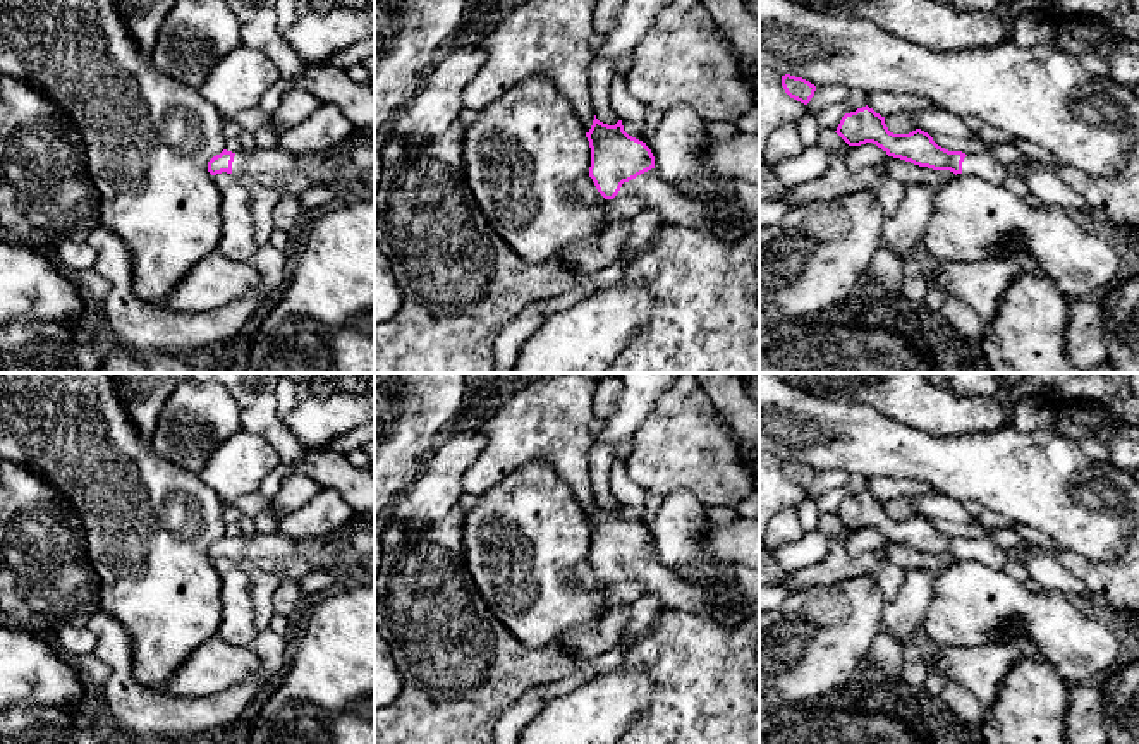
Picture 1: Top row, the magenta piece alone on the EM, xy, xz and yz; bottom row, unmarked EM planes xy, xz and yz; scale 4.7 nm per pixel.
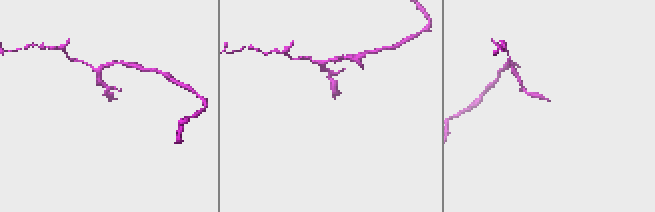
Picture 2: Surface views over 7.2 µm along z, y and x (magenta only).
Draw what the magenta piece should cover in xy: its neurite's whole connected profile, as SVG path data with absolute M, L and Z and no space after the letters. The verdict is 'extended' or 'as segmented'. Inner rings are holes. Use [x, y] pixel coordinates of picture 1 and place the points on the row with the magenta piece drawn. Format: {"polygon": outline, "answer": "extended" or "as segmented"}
{"polygon": "M278 146L270 149L241 149L239 153L223 149L208 162L208 172L211 175L227 172L249 179L256 179L261 174L283 179L289 174L311 172L314 168L318 168L316 160L294 156L287 151L282 151Z", "answer": "extended"}

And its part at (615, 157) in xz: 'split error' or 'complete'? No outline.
split error

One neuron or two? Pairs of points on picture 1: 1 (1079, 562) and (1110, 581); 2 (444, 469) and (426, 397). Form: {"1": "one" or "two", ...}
{"1": "one", "2": "two"}

